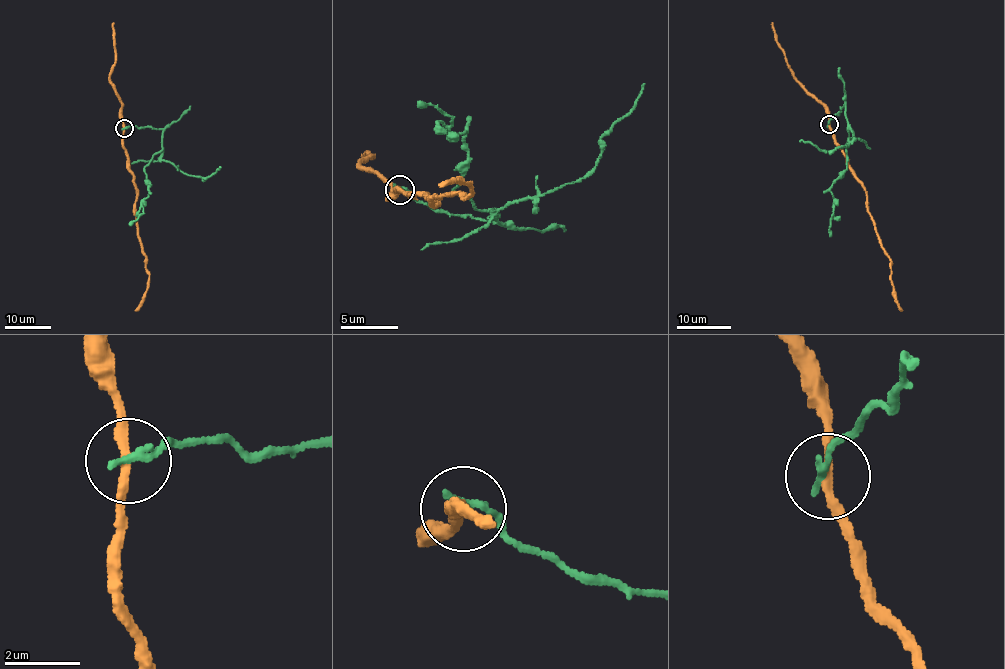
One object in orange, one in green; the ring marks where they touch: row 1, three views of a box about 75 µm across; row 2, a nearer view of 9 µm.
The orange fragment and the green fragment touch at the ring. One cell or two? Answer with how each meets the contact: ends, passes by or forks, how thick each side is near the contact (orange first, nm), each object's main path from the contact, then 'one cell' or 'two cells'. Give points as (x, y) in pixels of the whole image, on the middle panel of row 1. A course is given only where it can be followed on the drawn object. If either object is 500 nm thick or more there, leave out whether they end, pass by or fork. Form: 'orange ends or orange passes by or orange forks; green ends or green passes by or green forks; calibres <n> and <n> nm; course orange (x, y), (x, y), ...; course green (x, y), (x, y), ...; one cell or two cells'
orange passes by; green ends; calibres 220 and 240 nm; course orange (400, 188), (432, 196), (432, 206), (433, 193), (470, 193), (471, 181), (460, 178), (437, 185); course green (400, 188), (452, 215), (498, 222), (496, 210), (454, 193), (464, 129), (456, 135), (451, 117), (417, 103); two cells

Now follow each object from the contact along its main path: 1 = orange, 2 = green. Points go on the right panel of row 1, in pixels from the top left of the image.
1: (829, 124), (834, 143), (840, 146), (853, 177), (866, 191), (867, 212), (889, 259), (890, 282), (901, 310)
2: (829, 124), (845, 105), (848, 137), (847, 170), (835, 180), (829, 191), (835, 199), (830, 236)

